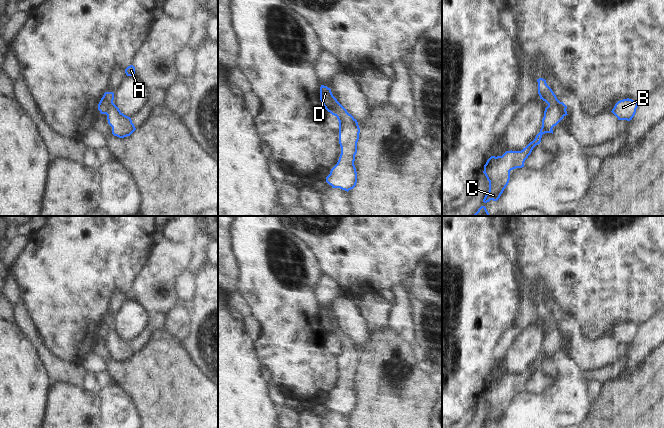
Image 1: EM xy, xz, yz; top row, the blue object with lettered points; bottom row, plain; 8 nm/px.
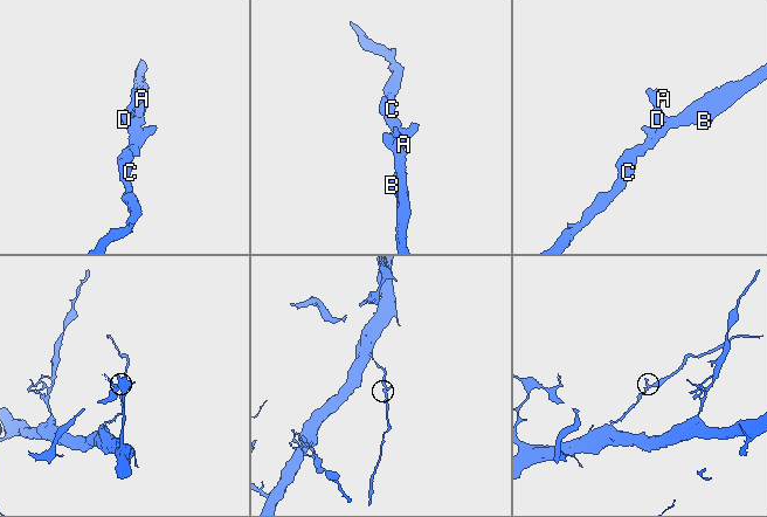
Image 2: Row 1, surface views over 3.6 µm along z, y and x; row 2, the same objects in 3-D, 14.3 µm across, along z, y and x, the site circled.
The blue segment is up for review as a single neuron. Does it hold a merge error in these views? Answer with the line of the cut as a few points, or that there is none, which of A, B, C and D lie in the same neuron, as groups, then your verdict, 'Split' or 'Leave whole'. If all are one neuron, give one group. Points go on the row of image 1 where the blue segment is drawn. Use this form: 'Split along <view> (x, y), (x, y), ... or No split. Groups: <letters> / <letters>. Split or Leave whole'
Split along xz (334, 97), (334, 107), (330, 112). Groups: A D / B C. Split.

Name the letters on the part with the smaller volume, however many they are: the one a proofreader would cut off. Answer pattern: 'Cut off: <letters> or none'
Cut off: A, D.

